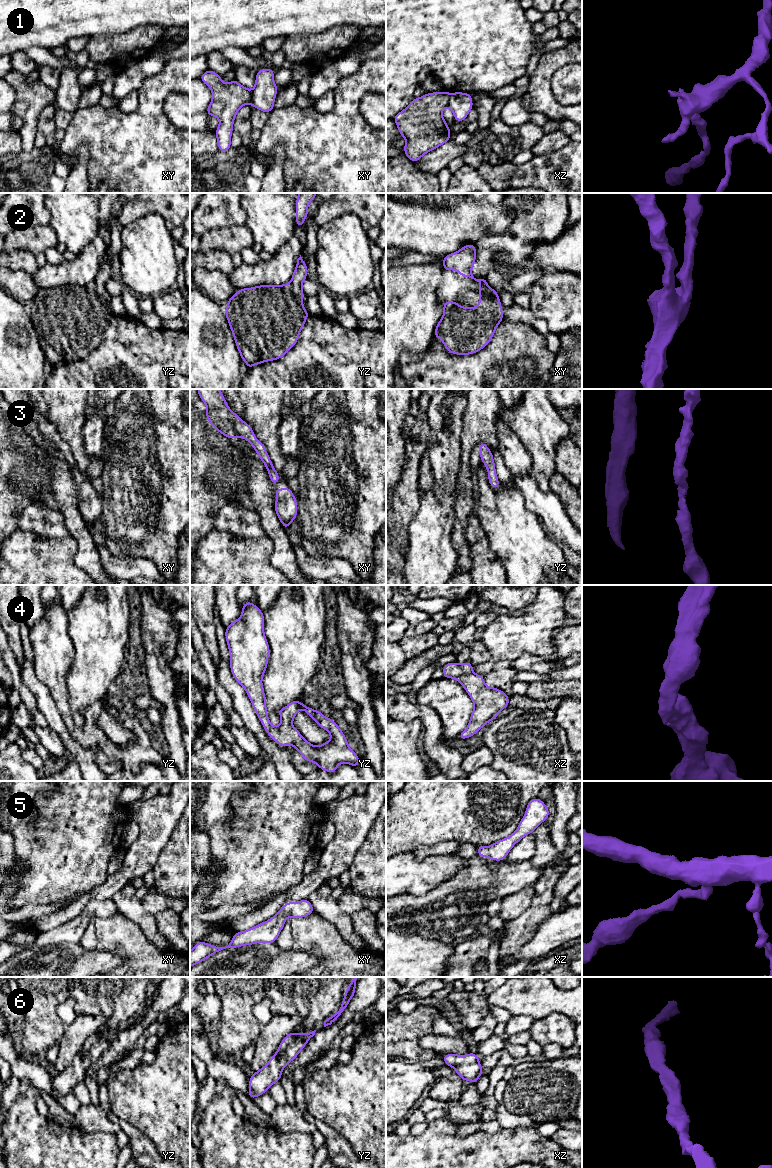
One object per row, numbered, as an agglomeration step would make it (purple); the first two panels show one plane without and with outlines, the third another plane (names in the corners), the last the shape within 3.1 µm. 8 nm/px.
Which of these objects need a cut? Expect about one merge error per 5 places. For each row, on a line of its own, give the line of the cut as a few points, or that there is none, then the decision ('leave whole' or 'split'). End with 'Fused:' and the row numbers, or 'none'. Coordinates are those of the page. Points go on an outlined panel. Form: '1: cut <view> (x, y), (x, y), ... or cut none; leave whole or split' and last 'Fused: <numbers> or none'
1: cut xy (252, 91), (250, 103); split
2: cut none; leave whole
3: cut none; leave whole
4: cut none; leave whole
5: cut none; leave whole
6: cut none; leave whole
Fused: 1

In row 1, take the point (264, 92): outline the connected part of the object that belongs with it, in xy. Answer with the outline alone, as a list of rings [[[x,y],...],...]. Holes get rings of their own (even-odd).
[[[268,68],[261,69],[256,73],[251,105],[265,113],[270,113],[274,109],[274,101],[278,91],[273,79],[274,73],[274,70]]]

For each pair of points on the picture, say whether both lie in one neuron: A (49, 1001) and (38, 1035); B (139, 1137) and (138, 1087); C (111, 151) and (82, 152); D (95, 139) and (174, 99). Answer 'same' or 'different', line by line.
A: same
B: different
C: different
D: different

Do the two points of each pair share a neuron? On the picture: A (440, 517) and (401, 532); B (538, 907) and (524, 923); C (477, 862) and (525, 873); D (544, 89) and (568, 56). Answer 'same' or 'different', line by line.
A: different
B: same
C: same
D: same

